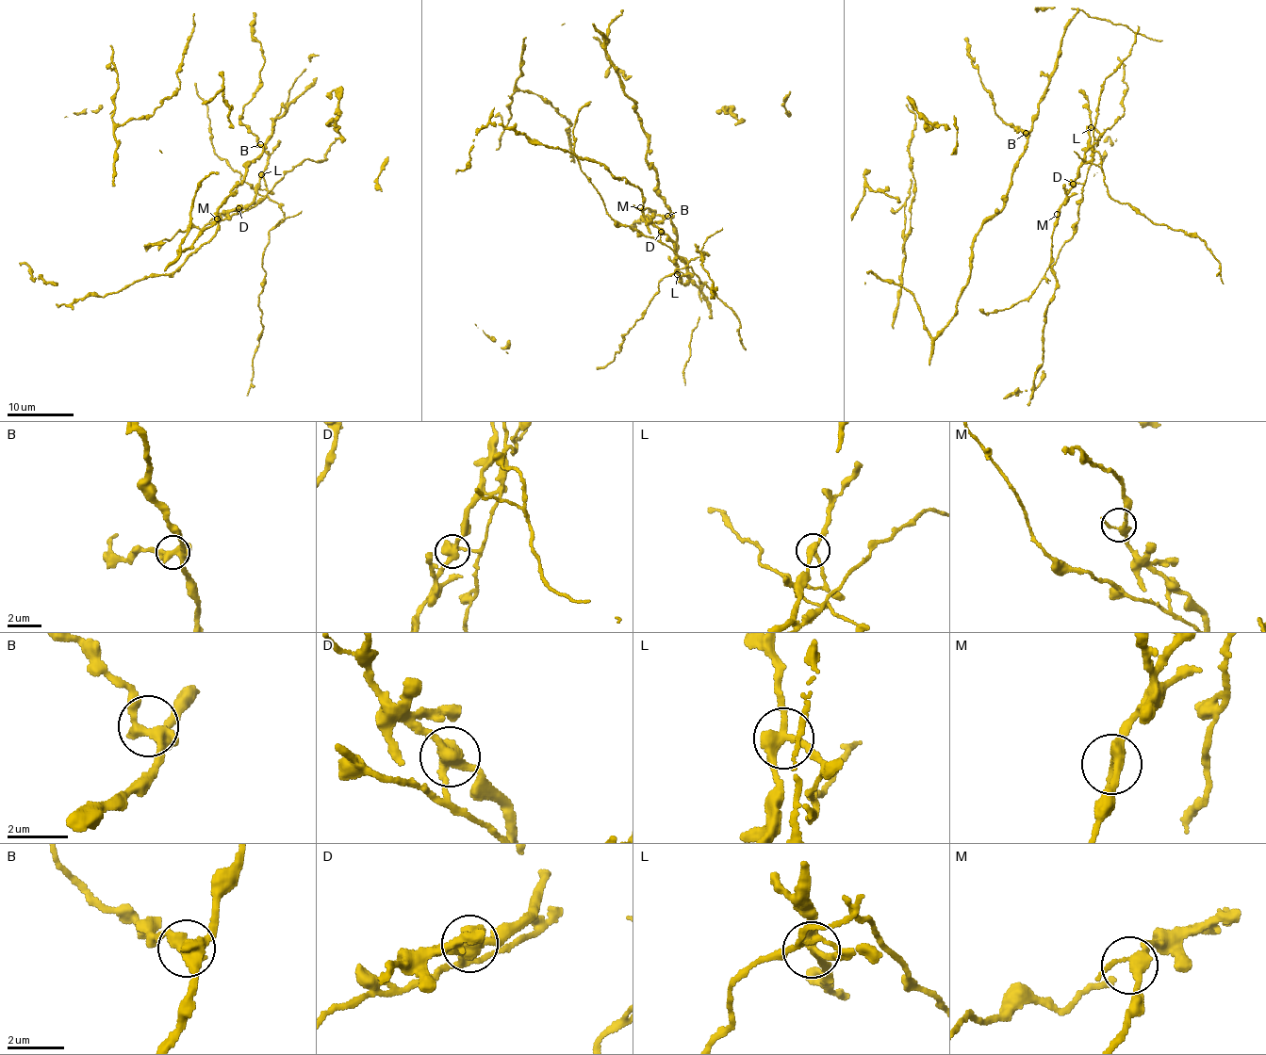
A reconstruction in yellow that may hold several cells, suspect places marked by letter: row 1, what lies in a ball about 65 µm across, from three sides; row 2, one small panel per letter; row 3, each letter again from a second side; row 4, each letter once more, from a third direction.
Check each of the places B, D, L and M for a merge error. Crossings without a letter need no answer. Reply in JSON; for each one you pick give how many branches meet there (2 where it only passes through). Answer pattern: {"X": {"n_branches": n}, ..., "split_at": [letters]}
{"D": {"n_branches": 3}, "L": {"n_branches": 3}, "split_at": ["D", "L"]}

